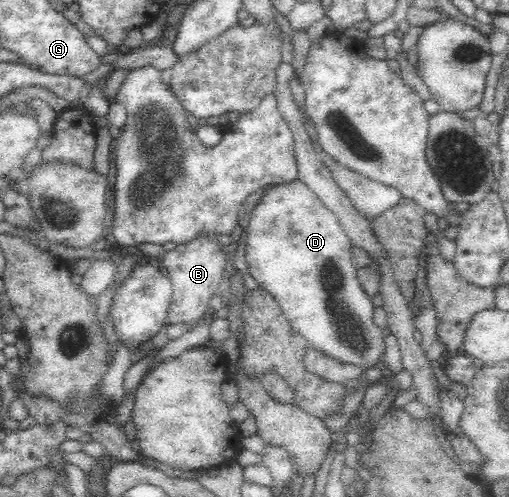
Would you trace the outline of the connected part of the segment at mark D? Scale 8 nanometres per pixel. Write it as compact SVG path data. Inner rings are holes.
M302 180L270 187L252 209L246 232L245 260L248 272L256 278L257 285L264 287L280 303L288 322L307 339L307 343L338 360L356 363L364 371L381 364L389 352L387 343L384 343L387 331L376 326L372 320L372 301L362 290L357 269L352 265L350 238L336 215Z

